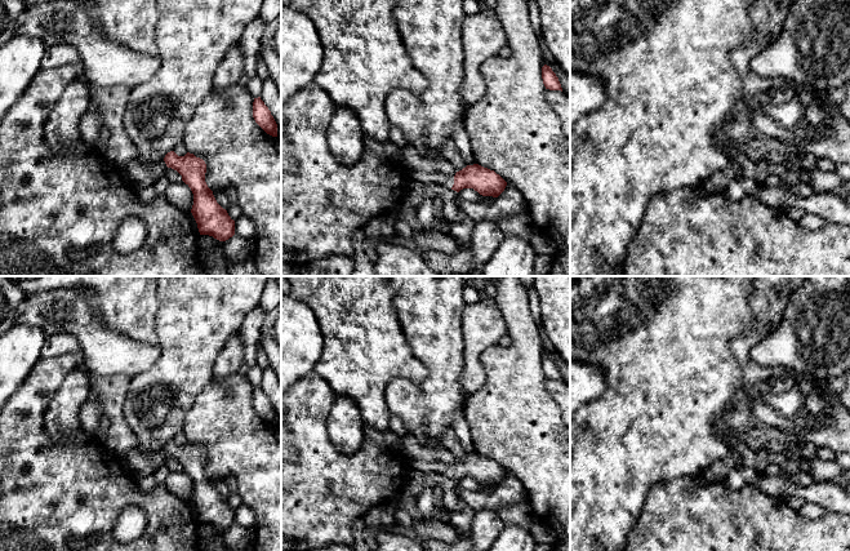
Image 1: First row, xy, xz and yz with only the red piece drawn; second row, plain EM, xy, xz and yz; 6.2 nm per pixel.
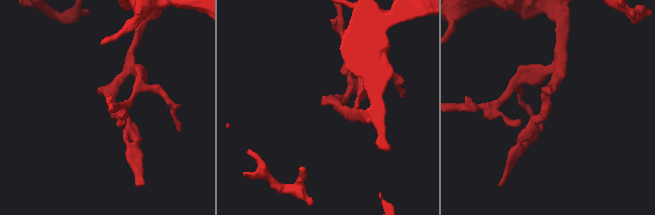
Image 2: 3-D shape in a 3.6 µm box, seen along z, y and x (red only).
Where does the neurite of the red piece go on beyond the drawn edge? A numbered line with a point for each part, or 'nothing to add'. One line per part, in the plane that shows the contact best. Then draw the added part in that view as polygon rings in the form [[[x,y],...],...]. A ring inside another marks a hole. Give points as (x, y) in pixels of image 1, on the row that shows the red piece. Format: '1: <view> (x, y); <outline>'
1: xz (437, 170); [[[406,141],[406,146],[400,151],[400,160],[411,173],[413,179],[440,185],[451,190],[457,170],[454,165],[441,155],[426,157]]]

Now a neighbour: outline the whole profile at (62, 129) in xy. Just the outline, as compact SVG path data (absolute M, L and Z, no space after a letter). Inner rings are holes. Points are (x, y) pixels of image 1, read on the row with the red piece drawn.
M75 79L66 86L44 125L45 143L53 152L74 150L83 142L80 121L90 103L85 81Z

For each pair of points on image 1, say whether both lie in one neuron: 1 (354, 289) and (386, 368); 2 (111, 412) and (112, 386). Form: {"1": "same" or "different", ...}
{"1": "same", "2": "same"}

